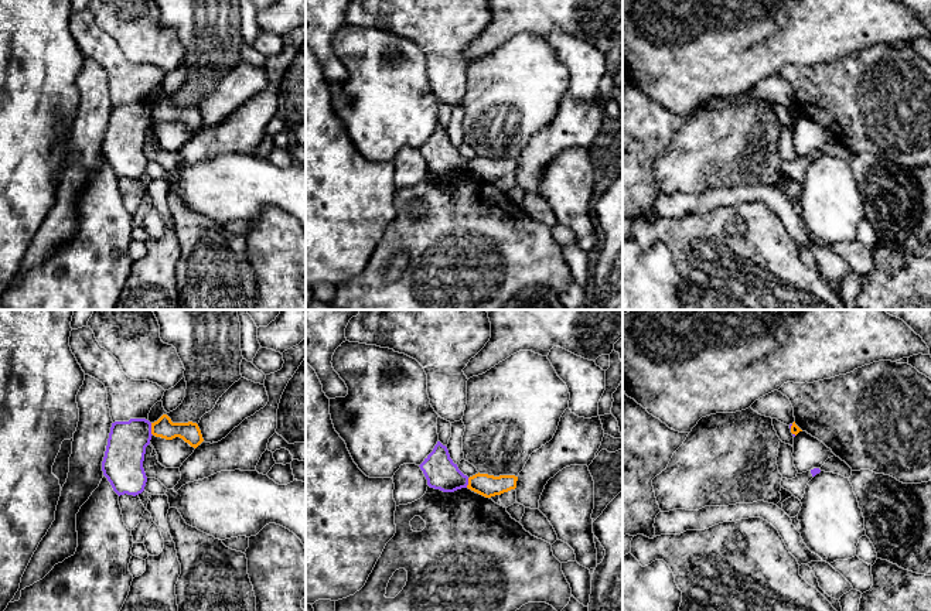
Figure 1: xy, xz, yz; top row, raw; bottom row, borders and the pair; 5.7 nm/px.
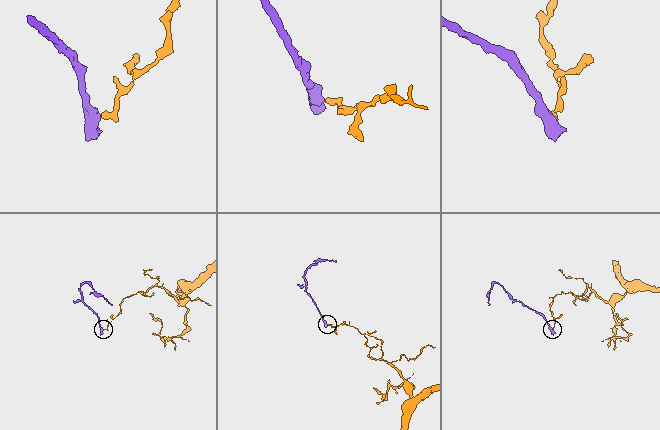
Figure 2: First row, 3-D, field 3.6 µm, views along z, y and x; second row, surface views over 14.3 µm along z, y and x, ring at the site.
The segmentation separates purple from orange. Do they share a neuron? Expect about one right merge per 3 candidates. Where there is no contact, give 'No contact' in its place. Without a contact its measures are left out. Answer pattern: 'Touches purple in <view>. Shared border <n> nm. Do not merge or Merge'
Touches purple in xy. Shared border 70 nm. Do not merge

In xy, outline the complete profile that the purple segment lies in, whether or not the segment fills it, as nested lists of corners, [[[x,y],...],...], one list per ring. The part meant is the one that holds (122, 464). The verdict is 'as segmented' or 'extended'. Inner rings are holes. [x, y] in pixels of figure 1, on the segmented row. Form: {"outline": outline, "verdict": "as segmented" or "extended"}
{"outline": [[[146,419],[112,423],[102,471],[119,496],[136,496],[144,491],[143,461],[151,436],[151,423]]], "verdict": "as segmented"}

